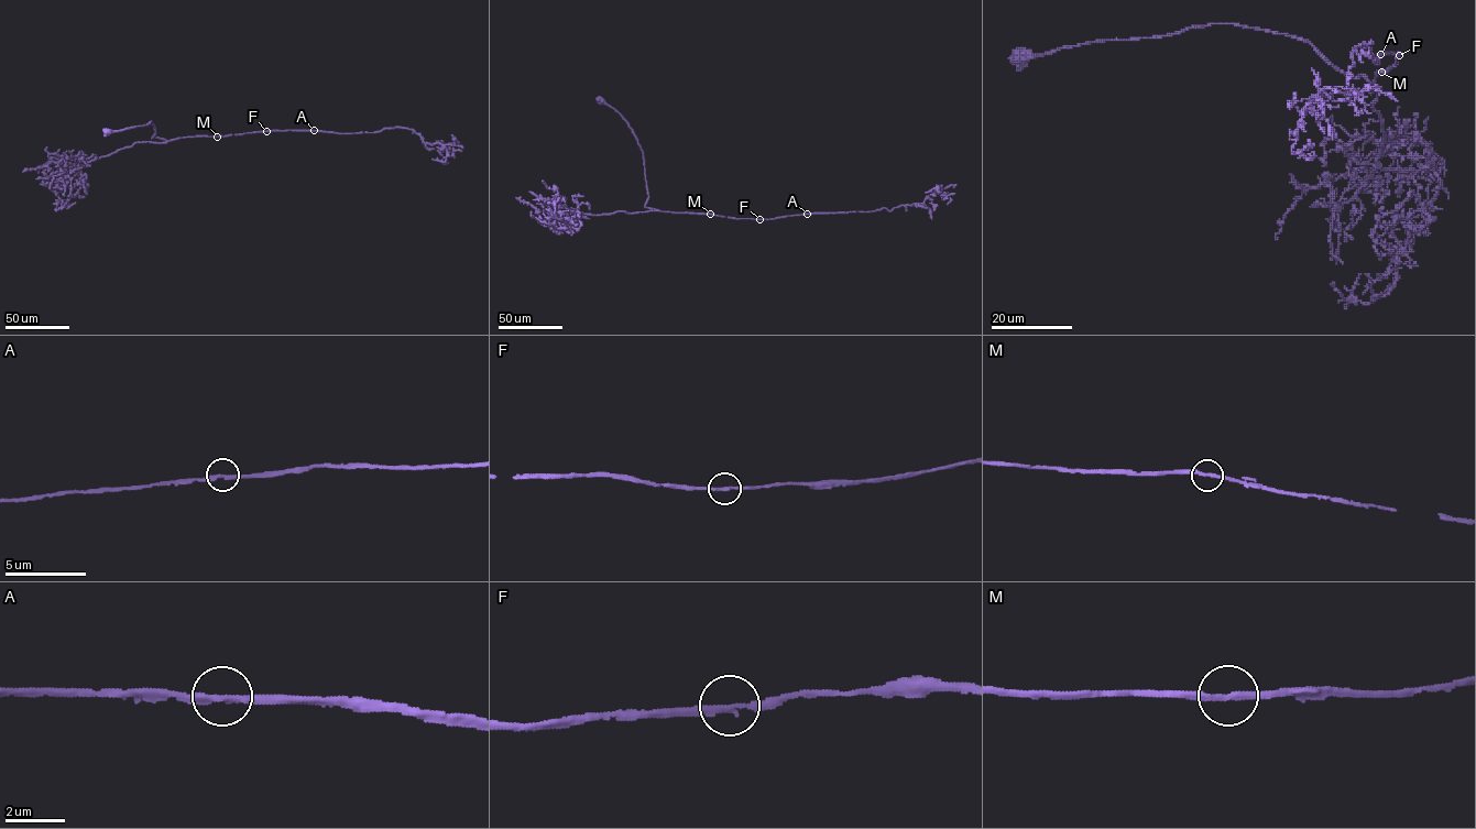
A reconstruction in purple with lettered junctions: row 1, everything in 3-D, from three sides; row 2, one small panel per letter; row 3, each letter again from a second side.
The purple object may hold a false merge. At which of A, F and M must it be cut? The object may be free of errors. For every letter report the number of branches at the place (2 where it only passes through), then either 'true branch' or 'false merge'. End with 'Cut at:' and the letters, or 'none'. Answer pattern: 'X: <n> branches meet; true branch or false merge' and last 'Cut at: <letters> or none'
A: 2 branches meet; true branch
F: 2 branches meet; true branch
M: 2 branches meet; true branch
Cut at: none

